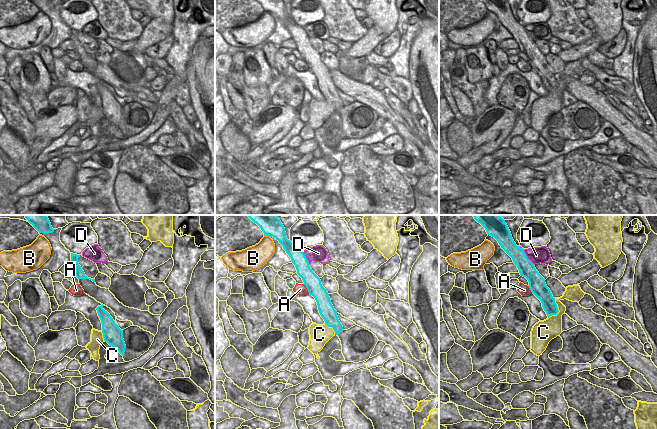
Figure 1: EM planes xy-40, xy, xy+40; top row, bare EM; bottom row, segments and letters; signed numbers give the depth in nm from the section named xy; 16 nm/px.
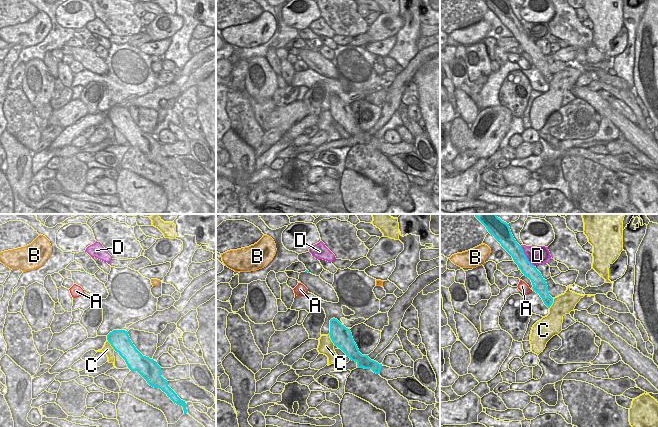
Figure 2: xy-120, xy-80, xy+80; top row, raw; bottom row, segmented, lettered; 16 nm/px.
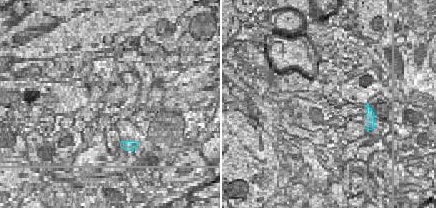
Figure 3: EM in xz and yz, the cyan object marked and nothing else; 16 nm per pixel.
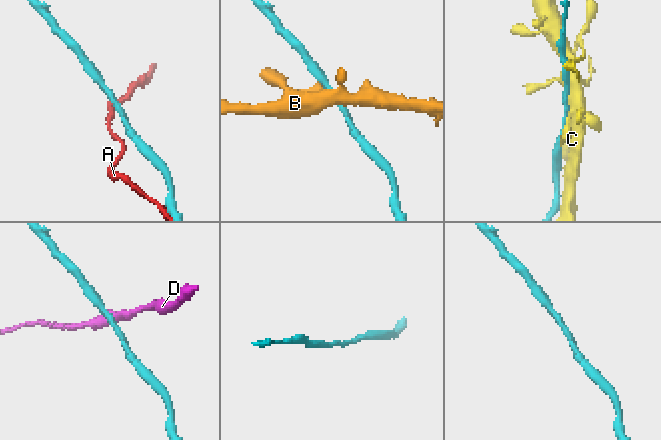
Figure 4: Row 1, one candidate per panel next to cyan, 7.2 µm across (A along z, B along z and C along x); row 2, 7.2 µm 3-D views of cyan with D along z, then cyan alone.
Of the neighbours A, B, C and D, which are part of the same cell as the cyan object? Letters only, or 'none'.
none

